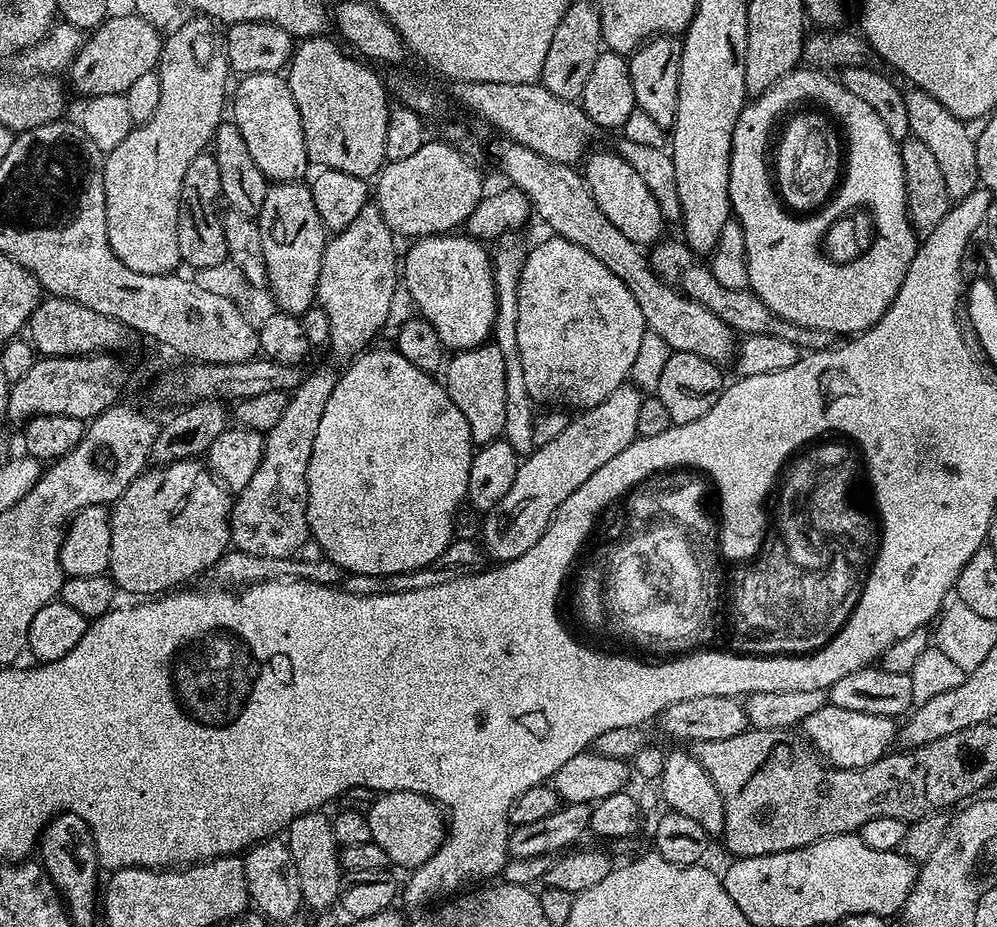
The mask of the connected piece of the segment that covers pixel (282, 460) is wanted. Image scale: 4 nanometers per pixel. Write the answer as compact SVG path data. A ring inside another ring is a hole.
M312 372L301 379L300 384L293 388L290 393L290 399L286 410L282 412L282 418L278 418L278 422L270 429L264 438L264 453L262 454L262 462L258 466L258 470L254 470L254 478L250 478L250 482L246 482L246 486L241 492L235 493L234 503L232 506L232 539L231 547L238 552L246 554L254 554L258 558L286 558L287 556L295 557L297 553L303 549L304 545L309 543L310 533L308 531L308 463L310 462L310 454L314 450L314 438L318 434L318 422L322 418L322 410L326 410L326 402L330 402L330 394L334 394L334 386L340 380L340 372Z

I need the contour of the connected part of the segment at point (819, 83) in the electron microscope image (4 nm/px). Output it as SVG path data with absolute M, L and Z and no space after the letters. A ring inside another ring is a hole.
M800 66L795 72L788 72L781 80L774 82L774 86L759 93L753 99L756 100L753 104L752 101L745 103L734 126L732 139L730 202L732 216L742 226L742 234L746 238L748 288L783 320L814 330L826 330L833 334L839 332L859 334L875 326L891 306L892 299L898 294L906 278L906 270L910 270L910 262L916 256L918 237L908 220L908 199L899 143L892 137L890 130L886 130L882 118L874 114L868 103L850 94L850 90L846 90L846 86L840 83L839 79L832 77L831 80L828 76L831 75L827 71ZM800 96L808 97L812 106L823 109L842 129L842 136L846 141L846 167L843 169L842 179L834 195L819 209L818 214L808 214L808 224L792 224L788 216L780 216L780 208L776 208L776 200L772 200L772 192L768 192L768 176L764 176L764 167L770 163L770 143L764 139L764 136L768 136L768 124L776 120L776 112L788 108L792 100L800 100ZM851 204L872 204L872 208L876 208L880 223L880 240L876 240L876 248L872 248L872 252L868 252L868 256L864 256L860 264L856 264L853 268L832 268L832 264L824 264L824 260L816 256L816 236L824 232L822 227L824 220L832 220L836 212L844 212L844 208L850 207Z

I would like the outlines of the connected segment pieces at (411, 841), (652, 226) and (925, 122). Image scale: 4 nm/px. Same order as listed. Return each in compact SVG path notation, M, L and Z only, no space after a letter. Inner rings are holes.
M398 790L377 795L375 799L376 801L366 808L372 843L382 846L382 850L386 850L389 861L393 865L397 864L398 867L405 868L405 870L422 866L444 844L446 820L431 796Z
M619 151L595 152L583 161L582 175L592 191L594 202L598 202L598 210L602 210L602 214L606 214L606 218L610 218L610 222L630 238L630 242L641 246L655 245L665 235L666 221L662 210L658 210L654 194L650 194L646 182L642 182L634 166L630 166Z
M911 87L904 92L906 102L906 114L909 115L910 134L915 139L920 140L930 150L934 158L937 159L938 166L941 167L942 178L945 179L947 196L951 201L962 200L975 188L979 187L979 172L977 170L977 150L973 133L969 133L969 128L965 121L950 114L948 110L936 98L918 87Z

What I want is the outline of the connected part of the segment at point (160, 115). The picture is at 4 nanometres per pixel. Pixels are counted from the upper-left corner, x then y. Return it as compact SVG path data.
M208 18L196 19L200 20L188 20L184 25L181 23L171 33L173 36L164 40L158 65L162 86L158 110L154 110L150 119L137 123L132 132L126 134L126 138L122 138L122 142L118 142L118 146L114 146L114 150L104 158L106 222L110 246L114 254L118 254L118 258L122 258L122 262L126 262L126 266L136 273L166 274L176 272L181 267L178 214L182 178L186 178L190 162L194 162L194 158L198 158L211 145L217 126L226 116L226 101L230 96L228 53L212 33L213 21Z

